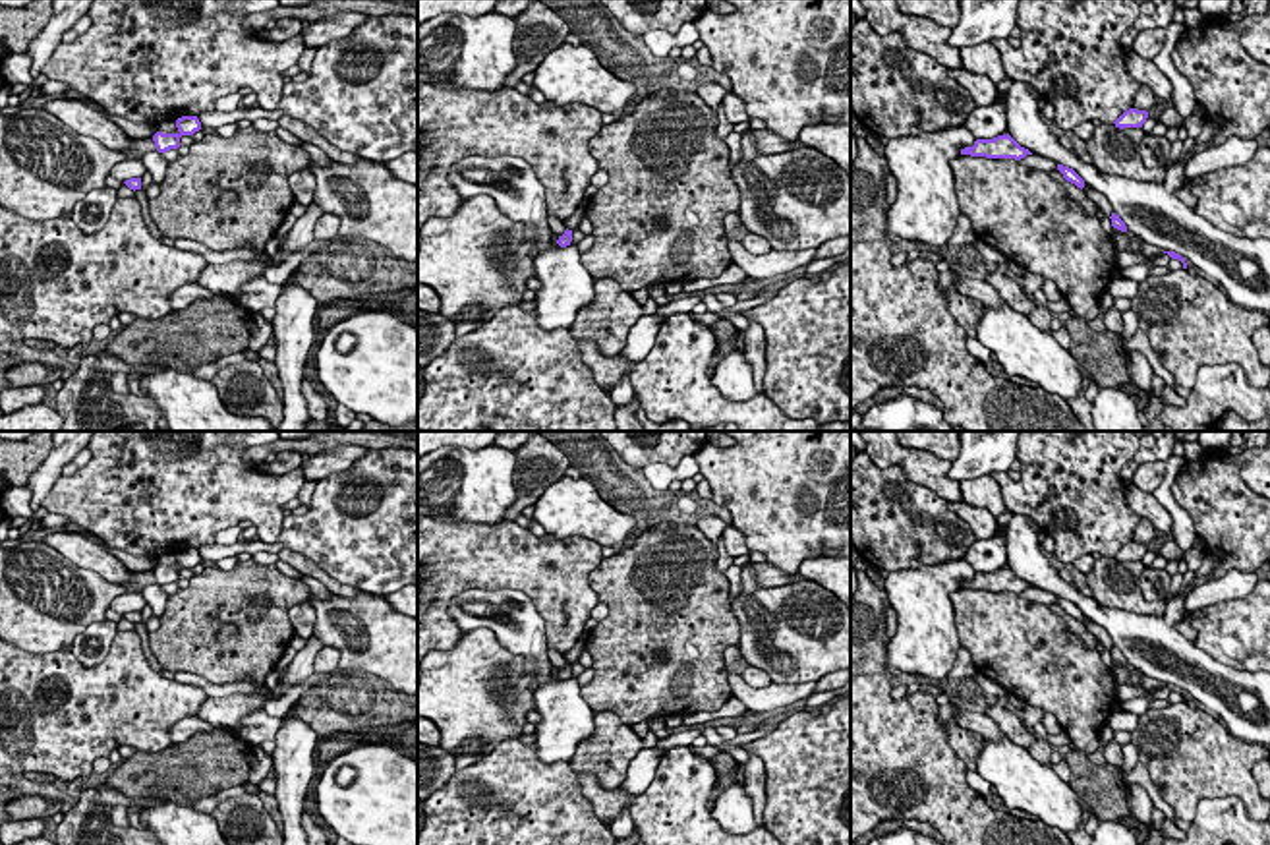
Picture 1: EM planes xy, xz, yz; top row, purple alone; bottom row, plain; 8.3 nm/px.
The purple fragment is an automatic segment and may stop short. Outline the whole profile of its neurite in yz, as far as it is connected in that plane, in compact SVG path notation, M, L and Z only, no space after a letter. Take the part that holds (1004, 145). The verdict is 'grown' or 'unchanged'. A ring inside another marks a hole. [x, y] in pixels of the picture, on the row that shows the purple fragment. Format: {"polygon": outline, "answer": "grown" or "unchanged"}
{"polygon": "M1003 133L994 139L976 139L972 147L961 149L961 155L1021 160L1032 153L1021 147L1009 133Z", "answer": "unchanged"}

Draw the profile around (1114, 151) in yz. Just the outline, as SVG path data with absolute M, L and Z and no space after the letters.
M1115 124L1096 126L1086 149L1092 157L1092 164L1111 176L1123 176L1137 182L1164 182L1166 166L1146 168L1139 155L1139 145L1146 133L1142 128L1123 128Z

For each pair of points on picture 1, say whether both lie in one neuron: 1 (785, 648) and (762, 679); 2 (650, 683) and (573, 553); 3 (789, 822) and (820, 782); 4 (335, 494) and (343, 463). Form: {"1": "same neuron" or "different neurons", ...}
{"1": "different neurons", "2": "different neurons", "3": "same neuron", "4": "different neurons"}

